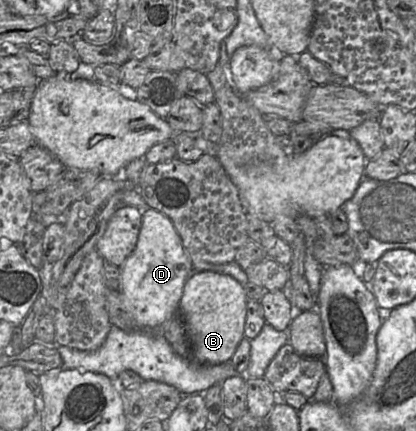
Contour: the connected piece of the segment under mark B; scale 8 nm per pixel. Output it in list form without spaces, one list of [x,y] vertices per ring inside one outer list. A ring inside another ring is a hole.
[[[194,271],[183,288],[179,317],[188,334],[193,359],[202,365],[229,362],[244,336],[247,297],[233,277],[214,271]]]

